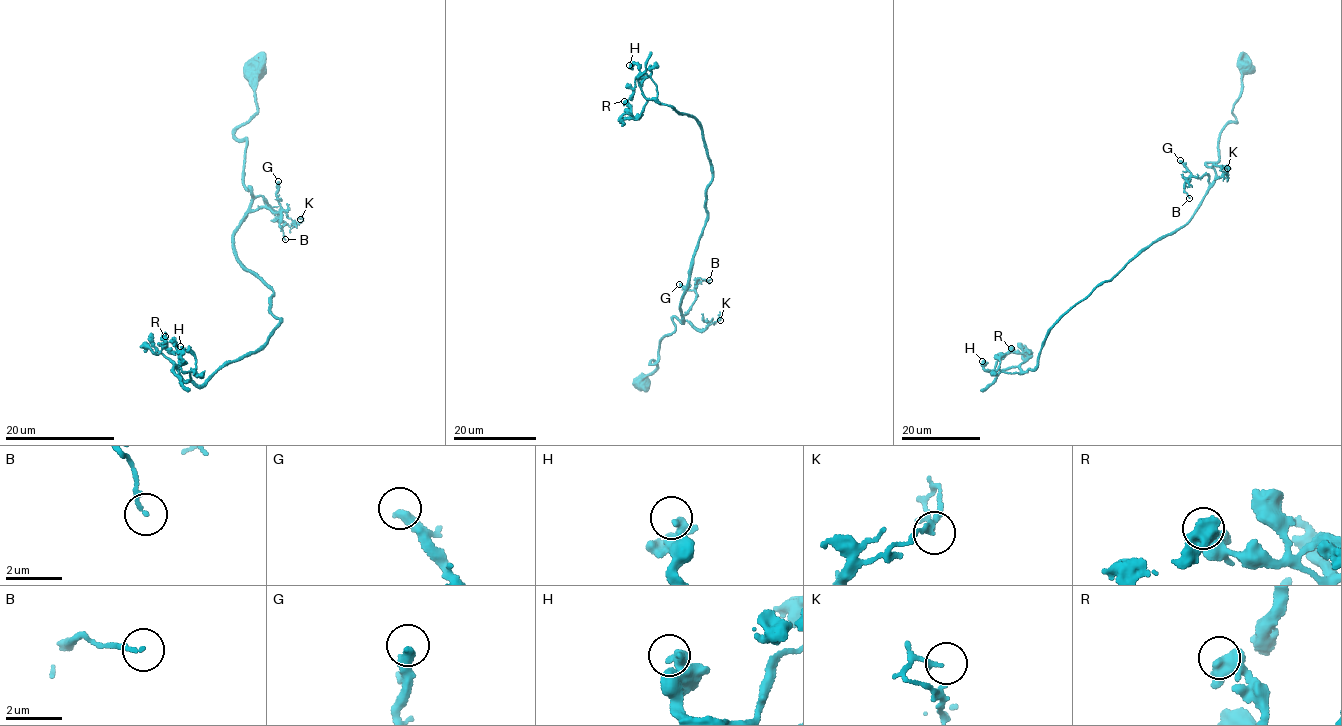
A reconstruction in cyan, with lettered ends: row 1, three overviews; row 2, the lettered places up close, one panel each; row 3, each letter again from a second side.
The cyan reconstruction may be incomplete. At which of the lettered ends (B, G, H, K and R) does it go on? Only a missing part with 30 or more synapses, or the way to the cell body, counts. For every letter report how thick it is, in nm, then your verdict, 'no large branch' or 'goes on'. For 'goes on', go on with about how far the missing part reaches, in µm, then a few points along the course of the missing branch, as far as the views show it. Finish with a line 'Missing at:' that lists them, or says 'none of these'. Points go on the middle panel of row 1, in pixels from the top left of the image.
B: 150 nm | no large branch
G: 360 nm | no large branch
H: 400 nm | no large branch
K: 140 nm | no large branch
R: 340 nm | no large branch
Missing at: none of these

